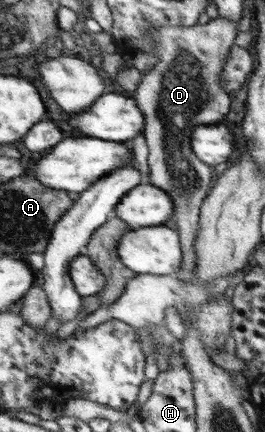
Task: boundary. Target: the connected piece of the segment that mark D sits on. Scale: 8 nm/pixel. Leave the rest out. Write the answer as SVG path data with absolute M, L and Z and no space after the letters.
M219 16L214 20L210 20L206 25L198 24L195 27L168 25L152 29L152 36L156 38L156 41L154 41L156 51L153 54L159 58L159 61L144 73L144 80L133 94L138 100L138 106L142 106L142 110L146 114L145 136L150 150L150 182L154 186L164 188L168 194L172 194L174 203L177 203L177 211L173 215L174 222L170 222L170 226L174 224L172 228L176 228L176 231L181 235L181 242L184 246L185 264L182 266L180 273L176 274L176 277L184 283L194 283L197 278L198 260L200 260L197 241L201 235L203 207L213 189L212 186L217 180L212 165L206 164L198 156L197 151L194 150L194 133L202 124L218 124L232 110L234 100L232 100L233 96L224 87L224 71L226 70L226 62L229 61L232 53L232 48L236 44L236 38L240 33L238 30L239 23L240 20L232 22L224 16Z

